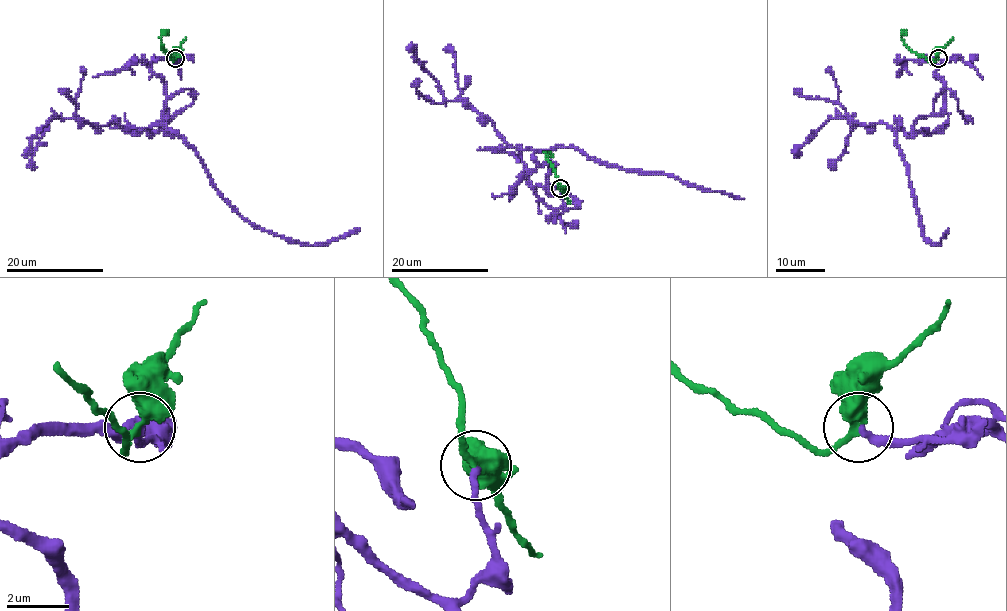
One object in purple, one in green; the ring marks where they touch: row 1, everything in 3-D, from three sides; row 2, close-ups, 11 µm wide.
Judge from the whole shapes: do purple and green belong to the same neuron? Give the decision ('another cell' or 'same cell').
same cell

